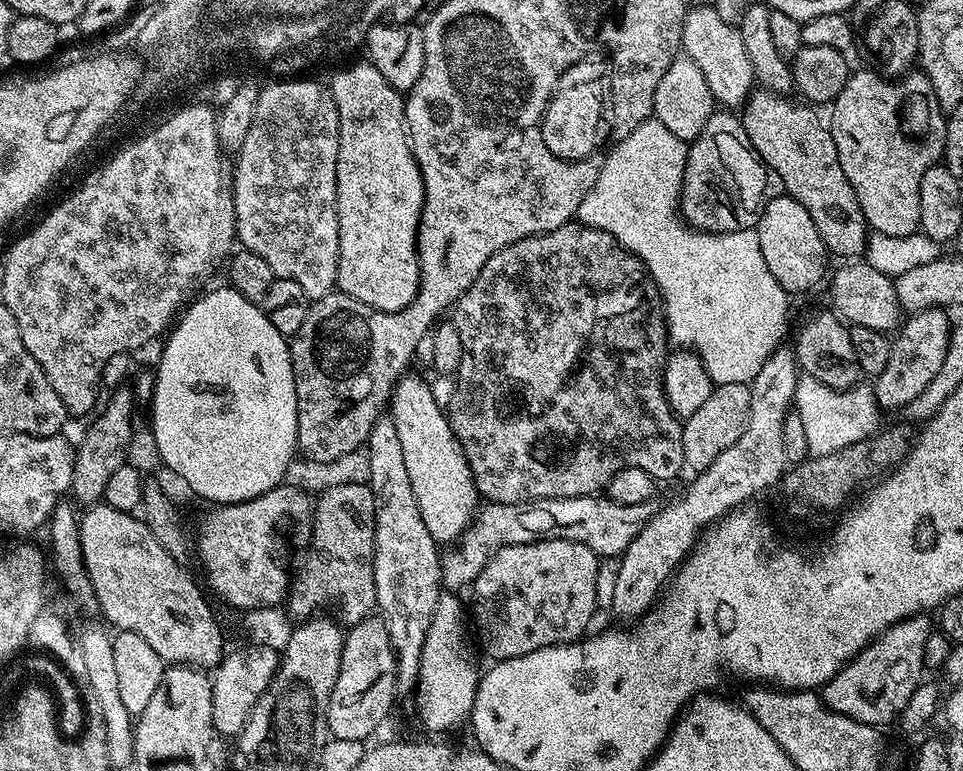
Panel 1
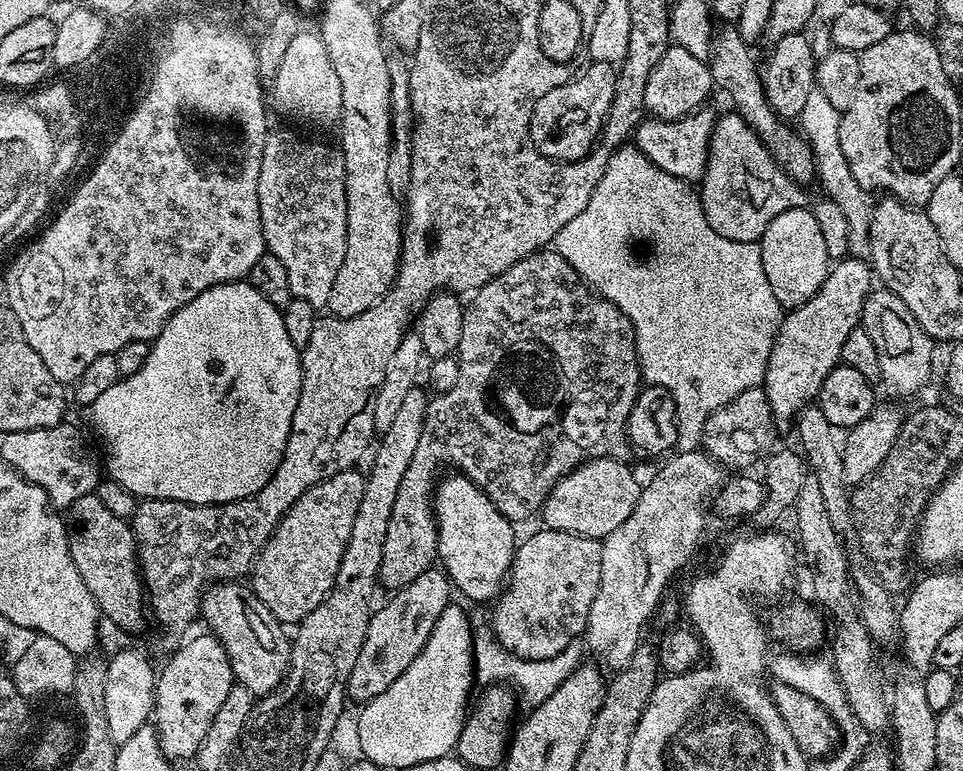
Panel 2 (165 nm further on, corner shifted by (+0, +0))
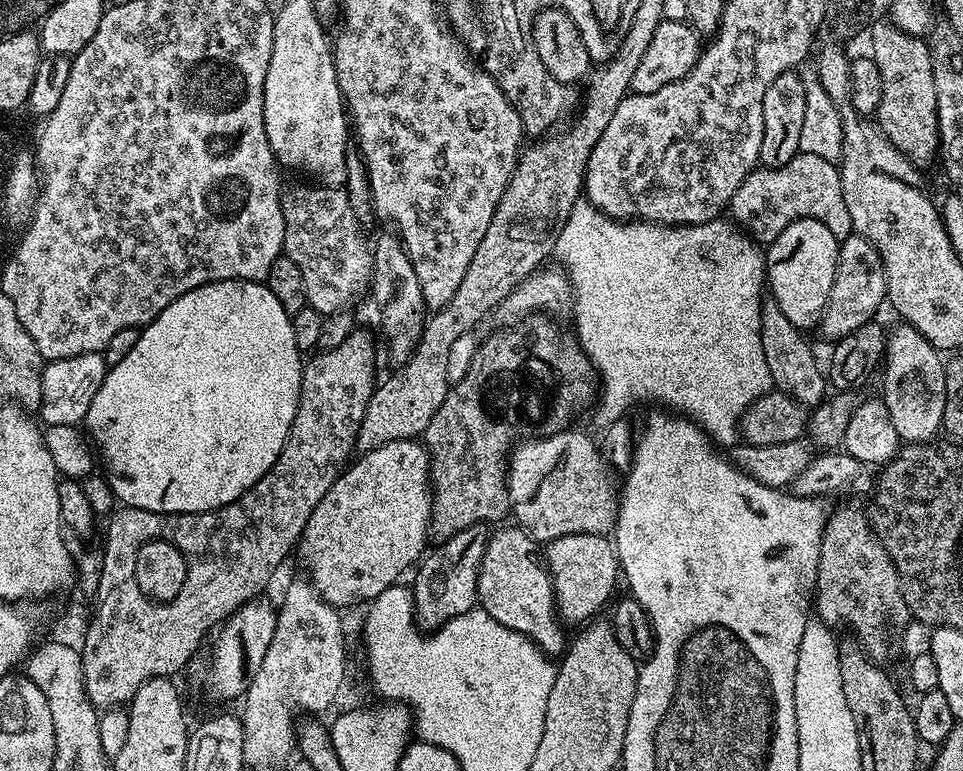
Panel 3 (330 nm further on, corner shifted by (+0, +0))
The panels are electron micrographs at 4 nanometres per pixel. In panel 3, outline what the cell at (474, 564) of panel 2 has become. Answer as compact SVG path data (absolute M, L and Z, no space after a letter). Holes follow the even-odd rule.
M511 527L489 535L476 587L479 607L484 608L494 622L502 622L502 626L522 634L527 640L533 640L545 656L559 657L566 648L566 628L556 611L552 575L542 559L541 549L540 552L536 549L539 548L537 541L523 528Z

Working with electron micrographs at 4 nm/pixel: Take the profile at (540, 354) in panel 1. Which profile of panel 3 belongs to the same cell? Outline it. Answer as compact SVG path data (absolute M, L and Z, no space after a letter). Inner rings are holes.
M533 314L523 321L524 328L508 328L505 332L496 332L493 336L488 336L479 341L476 353L466 374L462 379L449 387L446 394L446 402L438 406L438 414L430 418L430 426L426 426L422 437L422 443L428 449L428 459L430 461L430 485L432 487L432 517L430 532L433 537L437 536L437 541L448 540L454 534L466 530L475 524L485 526L491 525L491 520L500 520L510 512L508 503L508 462L510 453L517 444L526 440L542 440L546 436L553 436L565 431L572 420L572 415L579 410L583 404L591 405L598 392L598 373L592 366L591 360L586 353L580 349L579 343L571 335L563 336L554 325L551 324L549 317L544 314Z

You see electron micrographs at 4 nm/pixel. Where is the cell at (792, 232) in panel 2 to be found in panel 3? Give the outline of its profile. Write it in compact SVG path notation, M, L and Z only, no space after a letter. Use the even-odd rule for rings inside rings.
M814 218L790 222L766 248L766 288L771 299L801 330L815 329L824 316L840 257L838 238Z

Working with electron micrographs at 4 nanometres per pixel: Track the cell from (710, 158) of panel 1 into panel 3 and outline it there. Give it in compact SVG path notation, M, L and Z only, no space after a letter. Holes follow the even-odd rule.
M801 151L781 168L756 167L738 186L731 212L731 219L760 246L772 244L790 222L802 218L822 222L837 238L853 235L850 210L846 210L846 198L842 198L839 167L831 160Z

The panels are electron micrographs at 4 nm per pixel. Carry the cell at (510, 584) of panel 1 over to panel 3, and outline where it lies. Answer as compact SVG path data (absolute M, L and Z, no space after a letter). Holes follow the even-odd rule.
M566 534L562 538L547 541L546 567L552 575L556 611L565 625L583 625L591 621L595 617L592 615L613 599L616 580L618 584L618 565L613 541L607 535Z

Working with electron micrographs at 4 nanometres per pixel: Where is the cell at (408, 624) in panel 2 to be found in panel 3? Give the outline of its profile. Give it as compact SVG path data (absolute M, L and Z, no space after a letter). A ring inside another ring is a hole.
M475 524L436 546L440 548L433 547L423 557L422 563L415 569L416 584L411 585L411 590L419 623L425 629L435 630L450 618L466 614L471 608L477 607L478 574L489 535L489 529L485 525Z

